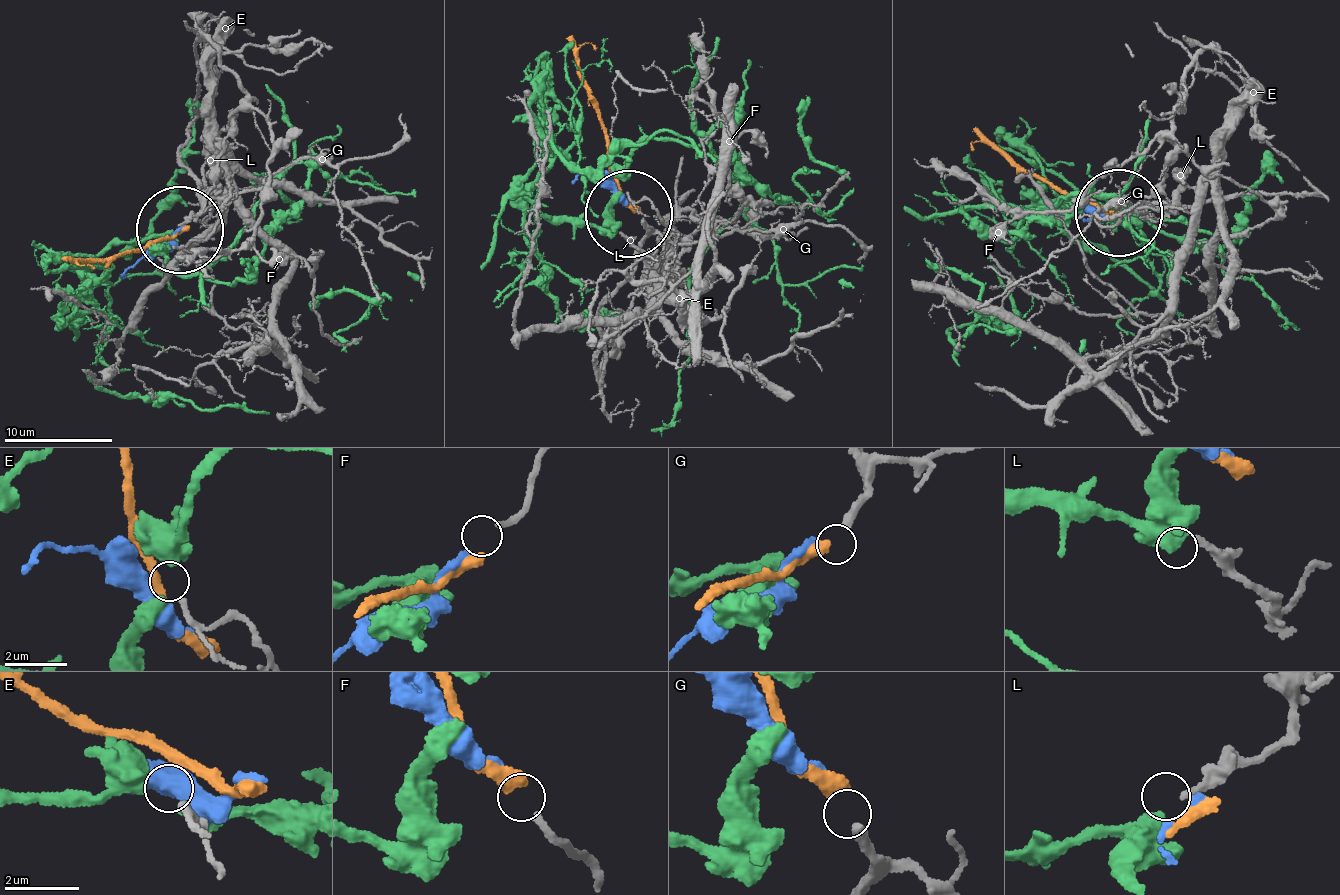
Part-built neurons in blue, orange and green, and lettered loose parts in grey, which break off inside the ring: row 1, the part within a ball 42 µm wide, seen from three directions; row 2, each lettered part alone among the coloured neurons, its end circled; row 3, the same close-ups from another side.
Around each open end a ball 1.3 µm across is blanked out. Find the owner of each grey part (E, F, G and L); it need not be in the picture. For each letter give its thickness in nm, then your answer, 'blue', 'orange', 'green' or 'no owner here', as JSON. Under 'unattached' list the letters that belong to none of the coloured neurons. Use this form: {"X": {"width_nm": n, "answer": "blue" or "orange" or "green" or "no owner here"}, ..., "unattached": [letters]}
{"E": {"width_nm": 130, "answer": "no owner here"}, "F": {"width_nm": 190, "answer": "blue"}, "G": {"width_nm": 280, "answer": "orange"}, "L": {"width_nm": 200, "answer": "green"}, "unattached": ["E"]}

